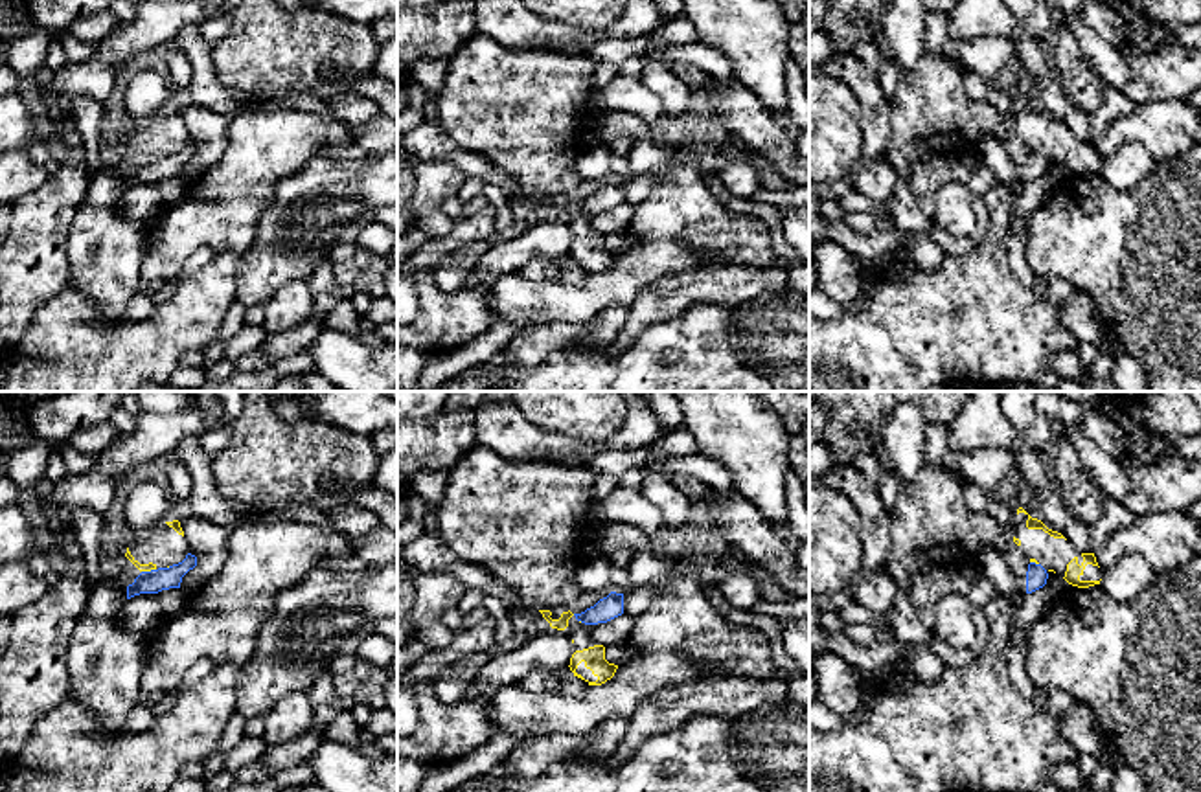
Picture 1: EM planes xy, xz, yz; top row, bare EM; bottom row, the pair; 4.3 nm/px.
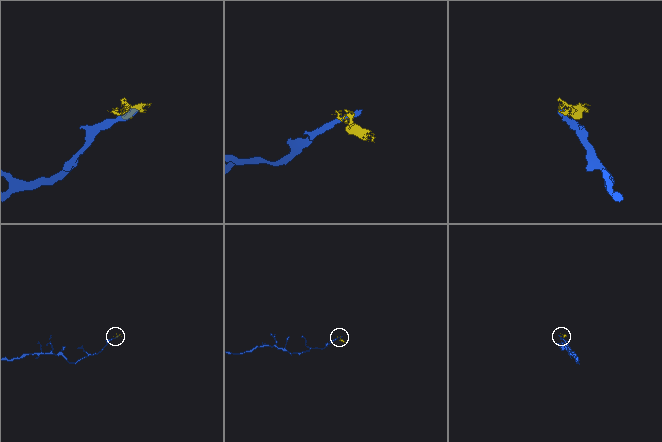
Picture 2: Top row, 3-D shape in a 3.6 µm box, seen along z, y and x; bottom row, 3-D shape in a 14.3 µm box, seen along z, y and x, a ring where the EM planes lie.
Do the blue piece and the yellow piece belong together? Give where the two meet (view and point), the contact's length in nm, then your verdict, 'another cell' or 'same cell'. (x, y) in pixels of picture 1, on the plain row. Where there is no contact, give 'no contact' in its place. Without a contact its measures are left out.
meets blue in xy at (148, 160); contact 70 nm long; another cell

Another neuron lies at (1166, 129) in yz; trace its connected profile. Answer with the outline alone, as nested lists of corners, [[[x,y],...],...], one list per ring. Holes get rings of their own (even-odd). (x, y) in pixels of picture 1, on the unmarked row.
[[[1151,101],[1116,119],[1094,145],[1102,160],[1127,141],[1144,145],[1155,160],[1170,160],[1192,147],[1199,119],[1201,110],[1184,101]]]

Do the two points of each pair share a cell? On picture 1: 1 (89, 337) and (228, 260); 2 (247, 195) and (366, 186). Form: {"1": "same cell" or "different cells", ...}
{"1": "same cell", "2": "different cells"}

